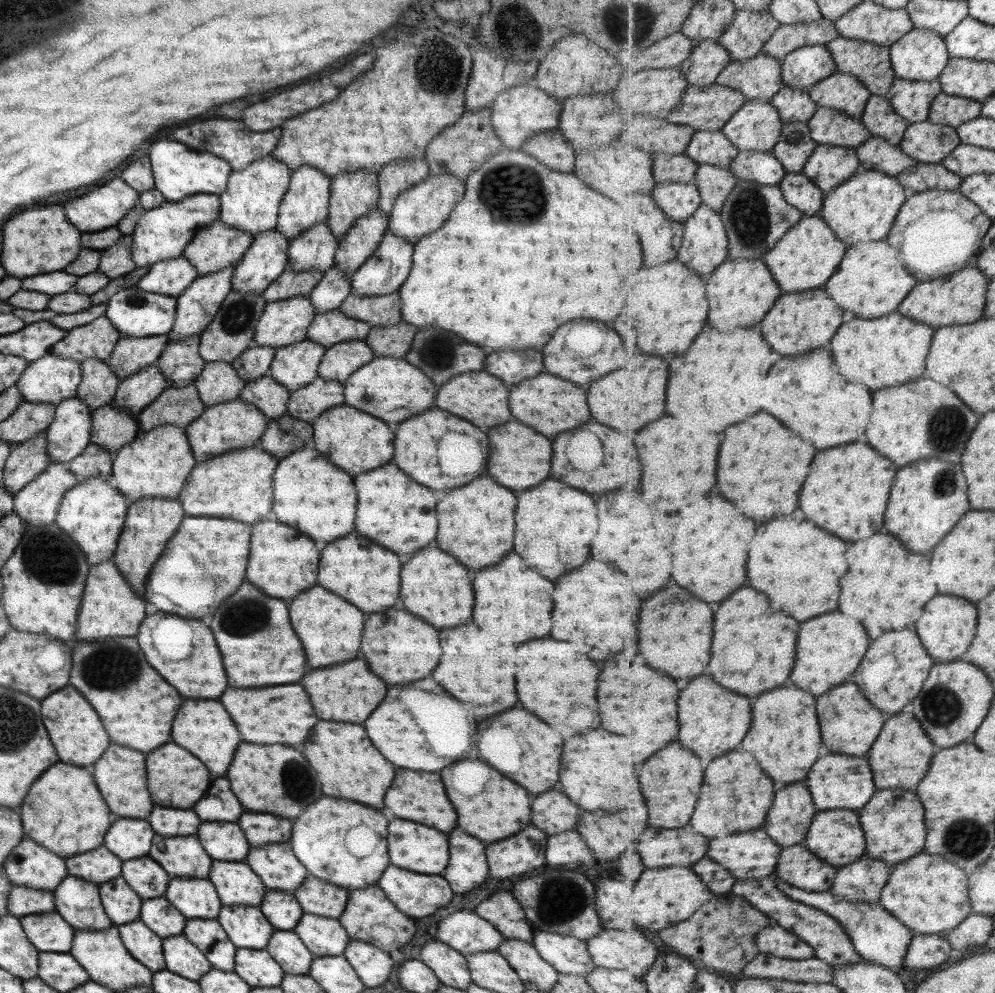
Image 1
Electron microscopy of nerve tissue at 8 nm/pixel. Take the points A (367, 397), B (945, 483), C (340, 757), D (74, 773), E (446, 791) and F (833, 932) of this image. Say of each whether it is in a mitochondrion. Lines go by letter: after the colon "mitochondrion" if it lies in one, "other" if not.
A: mitochondrion
B: mitochondrion
C: other
D: other
E: other
F: other

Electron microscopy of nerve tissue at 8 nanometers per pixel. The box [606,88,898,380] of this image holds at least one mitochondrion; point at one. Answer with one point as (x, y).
(749, 218)

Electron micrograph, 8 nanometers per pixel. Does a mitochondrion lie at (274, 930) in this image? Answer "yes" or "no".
no

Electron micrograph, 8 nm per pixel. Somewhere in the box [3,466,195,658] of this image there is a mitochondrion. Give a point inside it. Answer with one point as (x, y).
(43, 558)

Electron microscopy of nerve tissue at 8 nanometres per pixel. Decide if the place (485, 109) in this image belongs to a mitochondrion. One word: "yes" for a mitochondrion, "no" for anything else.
no

